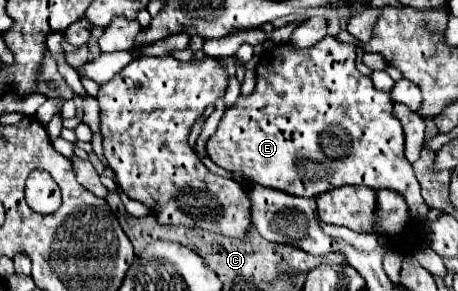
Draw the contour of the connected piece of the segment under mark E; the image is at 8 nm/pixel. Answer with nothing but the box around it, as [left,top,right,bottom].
[208,35,428,221]

